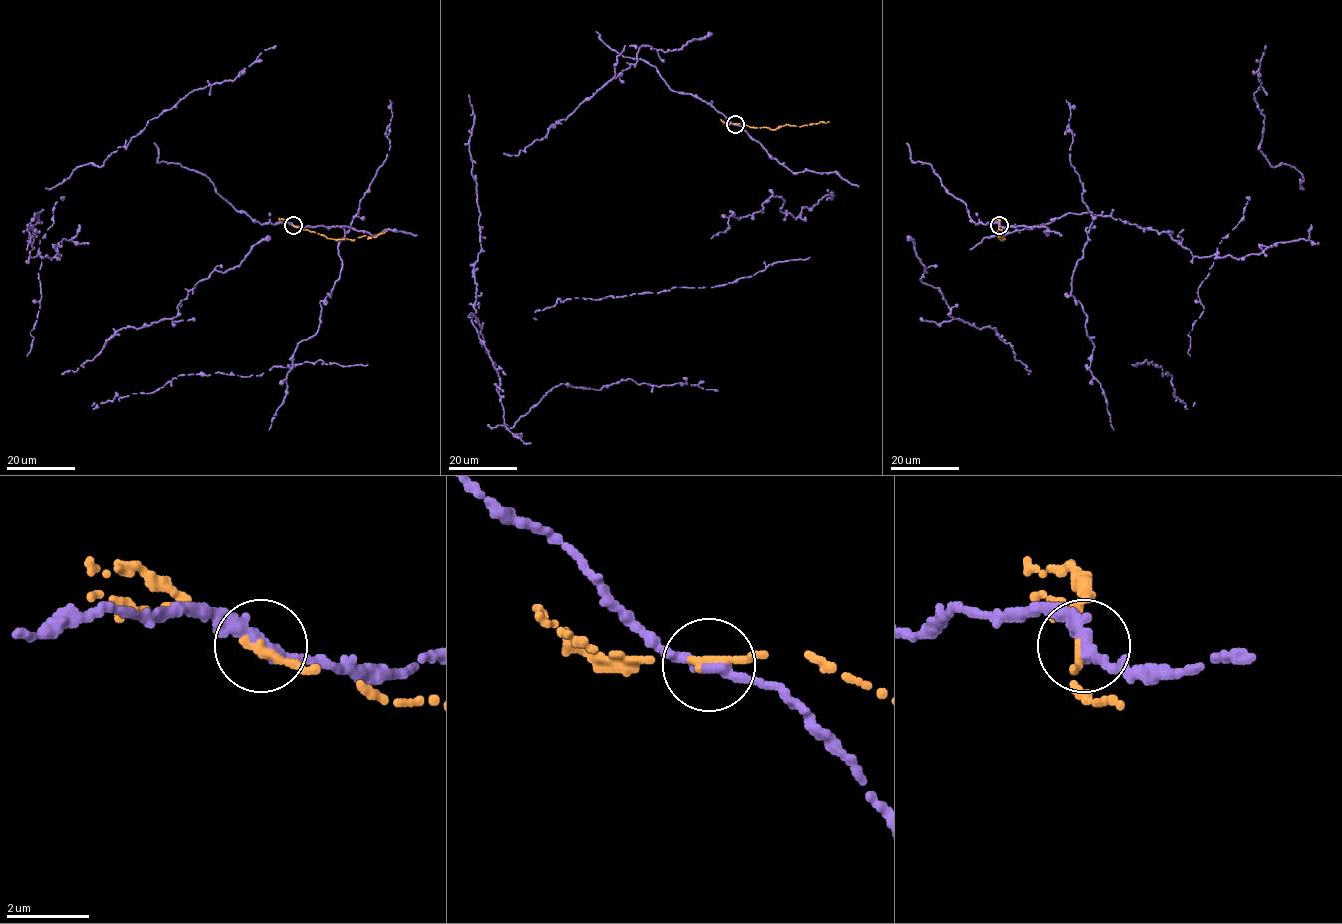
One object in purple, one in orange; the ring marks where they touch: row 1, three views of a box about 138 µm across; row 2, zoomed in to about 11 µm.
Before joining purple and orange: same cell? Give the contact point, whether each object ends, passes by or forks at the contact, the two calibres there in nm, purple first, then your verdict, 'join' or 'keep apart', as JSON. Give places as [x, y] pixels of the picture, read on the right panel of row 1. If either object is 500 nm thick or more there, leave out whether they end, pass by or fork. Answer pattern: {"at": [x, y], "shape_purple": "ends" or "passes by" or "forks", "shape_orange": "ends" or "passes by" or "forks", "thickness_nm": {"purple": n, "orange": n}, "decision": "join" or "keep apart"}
{"at": [999, 225], "shape_purple": "passes by", "shape_orange": "ends", "thickness_nm": {"purple": 320, "orange": 240}, "decision": "keep apart"}

